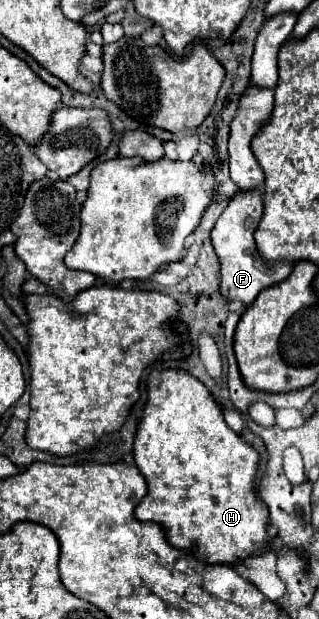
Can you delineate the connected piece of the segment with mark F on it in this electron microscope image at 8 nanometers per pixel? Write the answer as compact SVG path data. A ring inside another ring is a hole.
M252 190L246 194L238 192L230 200L228 208L222 212L216 226L210 232L210 240L220 264L220 294L226 302L240 300L244 306L250 306L264 288L272 288L274 284L280 284L292 272L294 264L290 262L266 264L266 262L260 262L260 258L256 256L258 250L254 242L254 232L258 230L262 214L264 214L264 204L258 190Z

